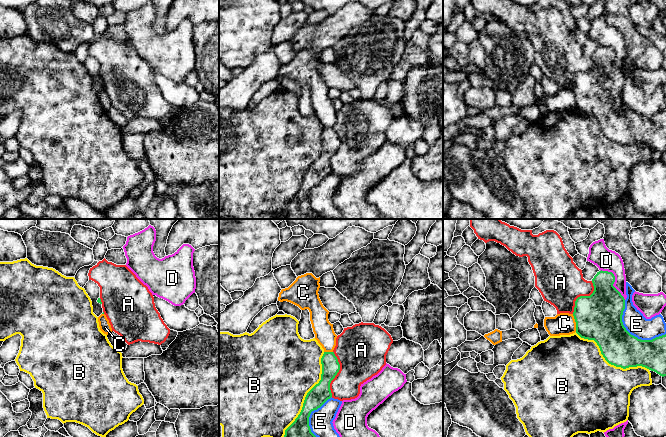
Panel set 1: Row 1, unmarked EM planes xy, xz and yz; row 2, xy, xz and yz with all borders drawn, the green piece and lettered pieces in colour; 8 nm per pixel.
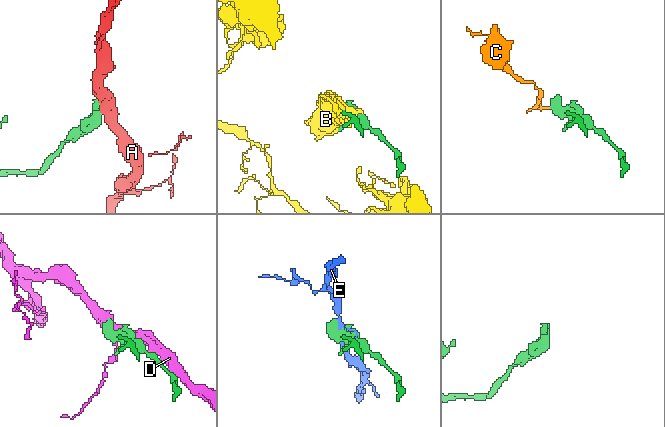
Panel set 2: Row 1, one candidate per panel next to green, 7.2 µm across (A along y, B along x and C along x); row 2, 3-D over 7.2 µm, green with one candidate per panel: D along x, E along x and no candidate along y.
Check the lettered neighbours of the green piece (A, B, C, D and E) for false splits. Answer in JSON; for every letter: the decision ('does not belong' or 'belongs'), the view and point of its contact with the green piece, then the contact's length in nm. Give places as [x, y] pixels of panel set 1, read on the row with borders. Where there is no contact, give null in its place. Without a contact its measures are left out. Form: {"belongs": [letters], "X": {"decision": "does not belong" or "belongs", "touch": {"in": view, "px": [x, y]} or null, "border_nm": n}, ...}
{"belongs": [], "A": {"decision": "does not belong", "touch": {"in": "xz", "px": [336, 374]}, "border_nm": 360}, "B": {"decision": "does not belong", "touch": {"in": "xz", "px": [307, 394]}, "border_nm": 750}, "C": {"decision": "does not belong", "touch": {"in": "yz", "px": [576, 323]}, "border_nm": 150}, "D": {"decision": "does not belong", "touch": {"in": "yz", "px": [614, 281]}, "border_nm": 320}, "E": {"decision": "does not belong", "touch": {"in": "yz", "px": [630, 334]}, "border_nm": 440}}

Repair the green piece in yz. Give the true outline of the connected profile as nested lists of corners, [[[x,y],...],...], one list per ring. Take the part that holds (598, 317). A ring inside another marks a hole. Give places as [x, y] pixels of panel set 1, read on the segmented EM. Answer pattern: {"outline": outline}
{"outline": [[[599,271],[592,279],[594,291],[590,296],[580,296],[575,301],[573,316],[576,333],[584,339],[594,340],[605,360],[623,369],[642,366],[666,376],[666,334],[652,340],[641,340],[631,335],[623,325],[622,315],[625,299],[613,286],[615,276],[612,272]]]}

